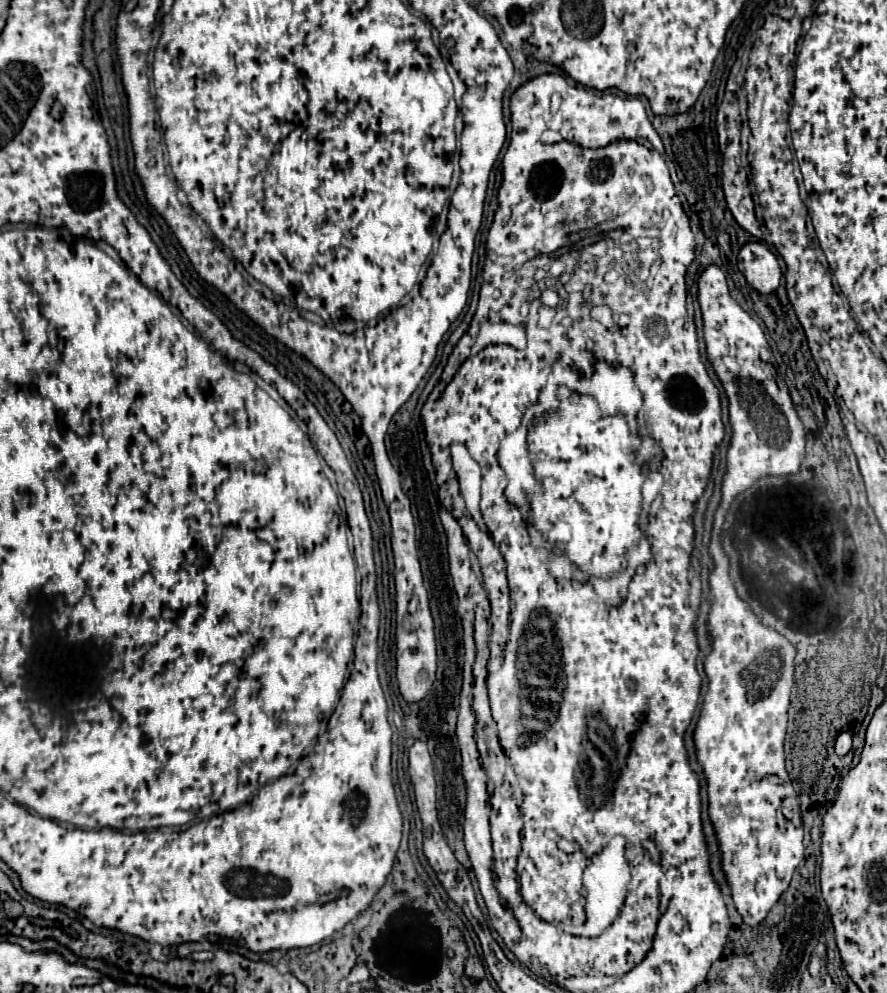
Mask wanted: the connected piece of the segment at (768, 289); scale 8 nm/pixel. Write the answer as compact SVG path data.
M750 242L738 252L738 268L760 294L772 294L782 278L776 256L762 242Z

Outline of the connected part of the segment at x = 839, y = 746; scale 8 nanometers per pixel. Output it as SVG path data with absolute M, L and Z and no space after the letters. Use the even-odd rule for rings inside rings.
M842 732L836 738L836 754L838 756L846 756L852 750L852 734L850 732Z

